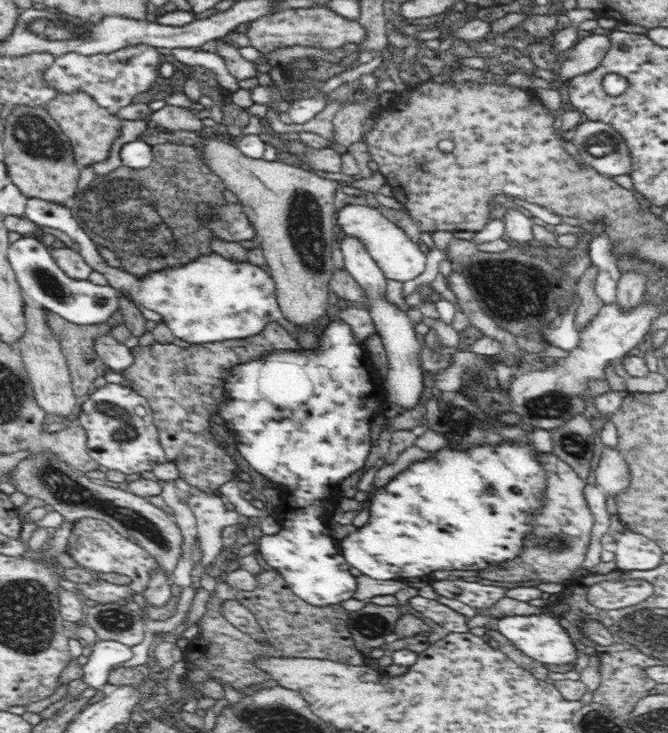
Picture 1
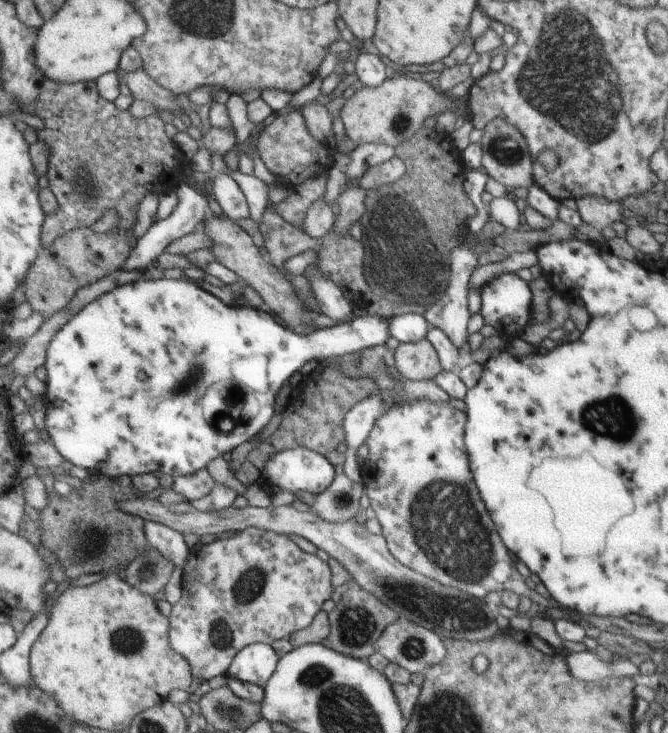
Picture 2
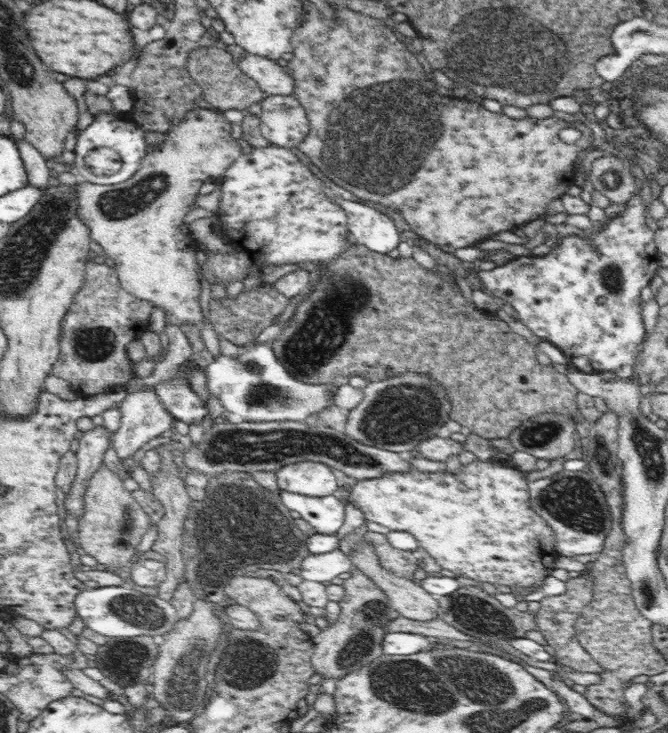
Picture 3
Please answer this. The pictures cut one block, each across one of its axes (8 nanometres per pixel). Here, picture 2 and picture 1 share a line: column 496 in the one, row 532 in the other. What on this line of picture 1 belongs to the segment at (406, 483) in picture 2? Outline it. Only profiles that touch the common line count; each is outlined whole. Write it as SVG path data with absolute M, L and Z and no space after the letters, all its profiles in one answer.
M553 452L536 454L538 461L542 462L546 475L546 486L544 486L544 504L540 508L540 516L536 516L536 530L526 538L524 542L524 552L518 554L518 558L512 558L510 562L506 560L506 564L500 566L488 566L486 570L482 570L479 576L488 580L497 580L498 582L527 582L530 584L539 582L558 582L565 584L566 580L572 579L572 574L576 568L582 565L588 544L590 544L590 536L592 536L592 528L594 528L594 516L588 507L588 503L584 499L584 488L587 485L579 474L563 460L560 460Z

